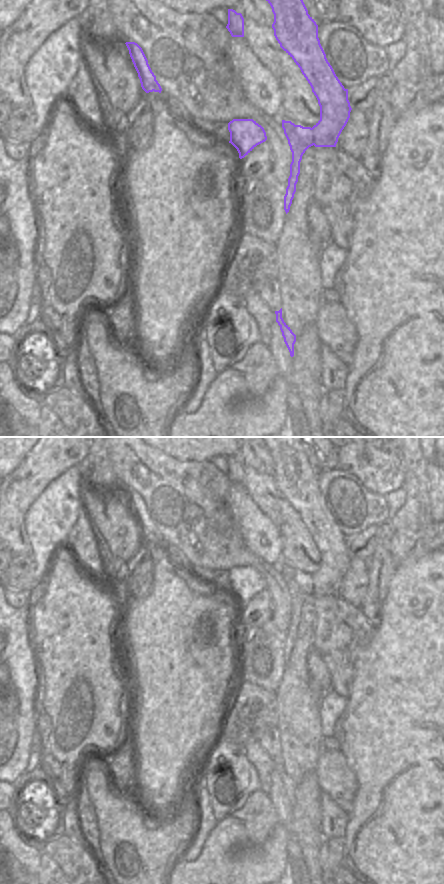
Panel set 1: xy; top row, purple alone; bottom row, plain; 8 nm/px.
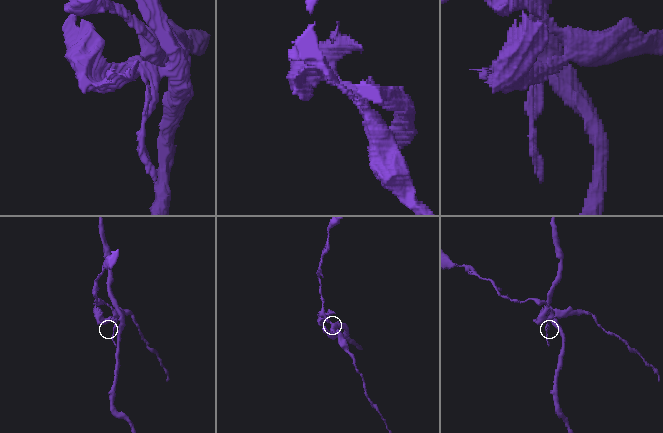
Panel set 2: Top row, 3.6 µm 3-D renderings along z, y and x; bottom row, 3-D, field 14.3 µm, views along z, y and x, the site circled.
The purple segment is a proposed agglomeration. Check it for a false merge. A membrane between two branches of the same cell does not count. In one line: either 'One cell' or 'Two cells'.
Two cells

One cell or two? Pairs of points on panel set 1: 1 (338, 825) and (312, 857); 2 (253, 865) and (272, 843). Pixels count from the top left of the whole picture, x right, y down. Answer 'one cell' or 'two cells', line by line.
1: two cells
2: one cell

